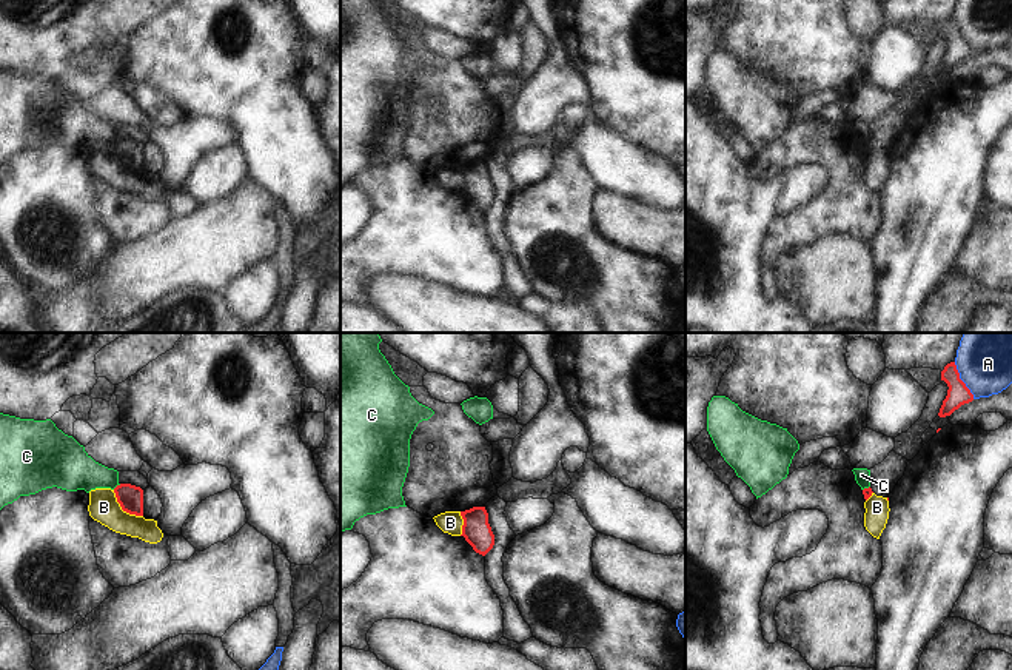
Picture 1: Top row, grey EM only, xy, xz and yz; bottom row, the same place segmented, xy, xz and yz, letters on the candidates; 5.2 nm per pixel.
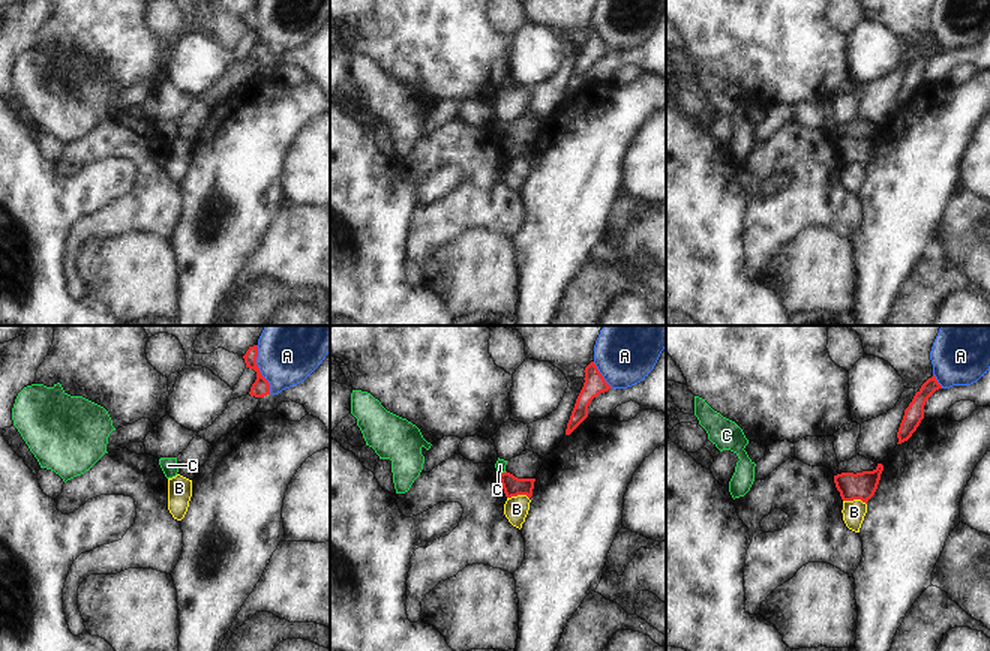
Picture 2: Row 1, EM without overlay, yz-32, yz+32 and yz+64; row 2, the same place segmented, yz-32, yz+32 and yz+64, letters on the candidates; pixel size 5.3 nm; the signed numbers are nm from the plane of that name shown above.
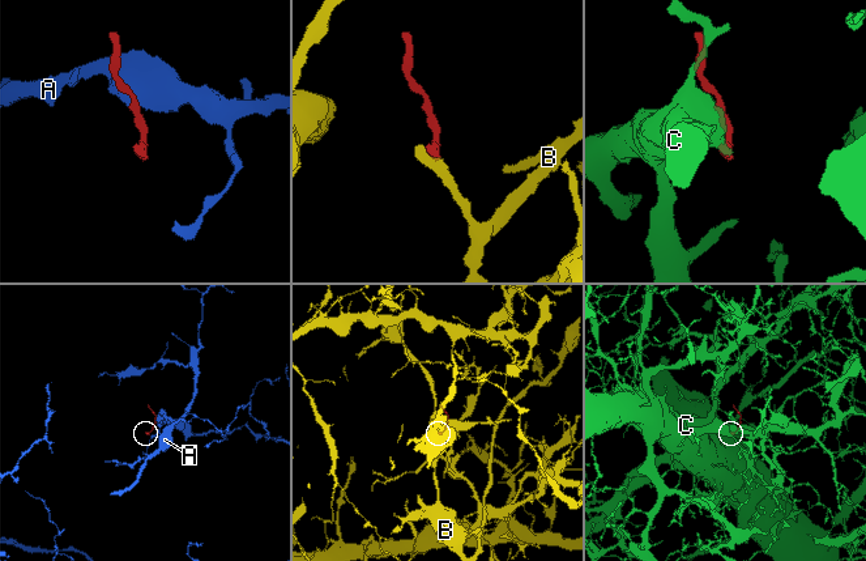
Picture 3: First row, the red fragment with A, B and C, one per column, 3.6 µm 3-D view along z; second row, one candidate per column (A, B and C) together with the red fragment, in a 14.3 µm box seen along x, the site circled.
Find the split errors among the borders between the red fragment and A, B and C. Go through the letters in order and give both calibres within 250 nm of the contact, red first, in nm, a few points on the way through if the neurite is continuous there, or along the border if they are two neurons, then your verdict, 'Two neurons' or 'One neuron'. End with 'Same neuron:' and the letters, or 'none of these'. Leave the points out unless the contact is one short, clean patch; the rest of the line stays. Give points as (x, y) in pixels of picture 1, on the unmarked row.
A: Thickness 120 nm (red) against 260 nm. Boundary: yz (954, 17), (958, 33), (974, 53). Two neurons
B: Thickness 130 nm (red) against 160 nm. Boundary: xy (113, 145), (123, 165), (142, 171). Two neurons
C: Thickness 130 nm (red) against 220 nm. Boundary: xy (120, 139), (113, 144). Two neurons
Same neuron: none of these

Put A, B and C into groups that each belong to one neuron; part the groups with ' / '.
A / B / C

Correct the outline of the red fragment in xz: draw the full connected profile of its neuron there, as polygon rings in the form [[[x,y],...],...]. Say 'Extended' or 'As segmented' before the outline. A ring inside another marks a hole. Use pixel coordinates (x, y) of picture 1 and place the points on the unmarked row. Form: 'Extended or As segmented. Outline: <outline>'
As segmented. Outline: [[[473,162],[461,166],[464,174],[462,189],[473,205],[485,211],[494,200],[494,189],[488,179],[485,162]]]

